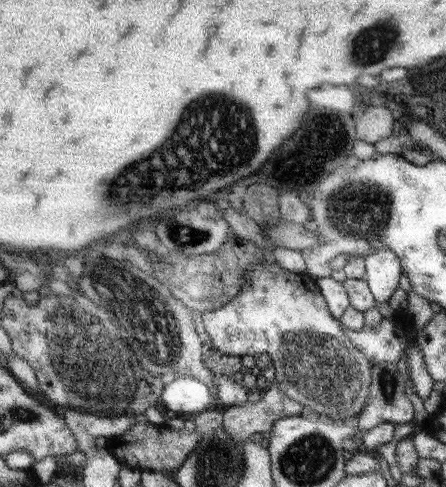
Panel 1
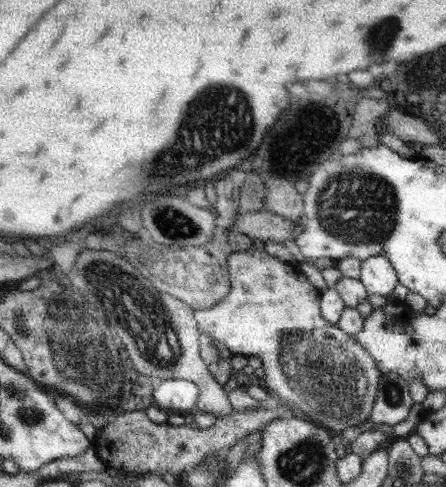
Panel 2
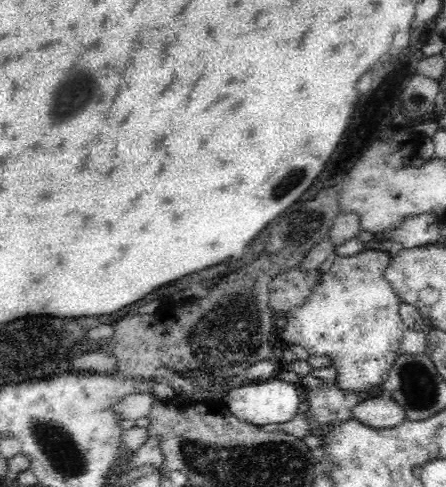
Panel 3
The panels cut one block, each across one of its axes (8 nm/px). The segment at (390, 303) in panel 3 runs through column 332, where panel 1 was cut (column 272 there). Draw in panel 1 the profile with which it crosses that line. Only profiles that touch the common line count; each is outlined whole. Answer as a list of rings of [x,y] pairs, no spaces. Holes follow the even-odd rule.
[[[261,262],[245,272],[245,282],[235,298],[231,298],[221,308],[201,314],[201,324],[205,326],[211,344],[215,350],[227,356],[253,356],[267,354],[271,358],[271,366],[275,370],[275,382],[285,392],[287,398],[299,402],[301,406],[309,406],[315,414],[327,416],[333,422],[343,422],[345,418],[359,416],[365,400],[369,398],[369,386],[373,376],[373,364],[353,342],[347,338],[339,320],[329,314],[327,302],[319,292],[319,286],[311,280],[311,276],[297,274],[285,270],[281,264]]]

